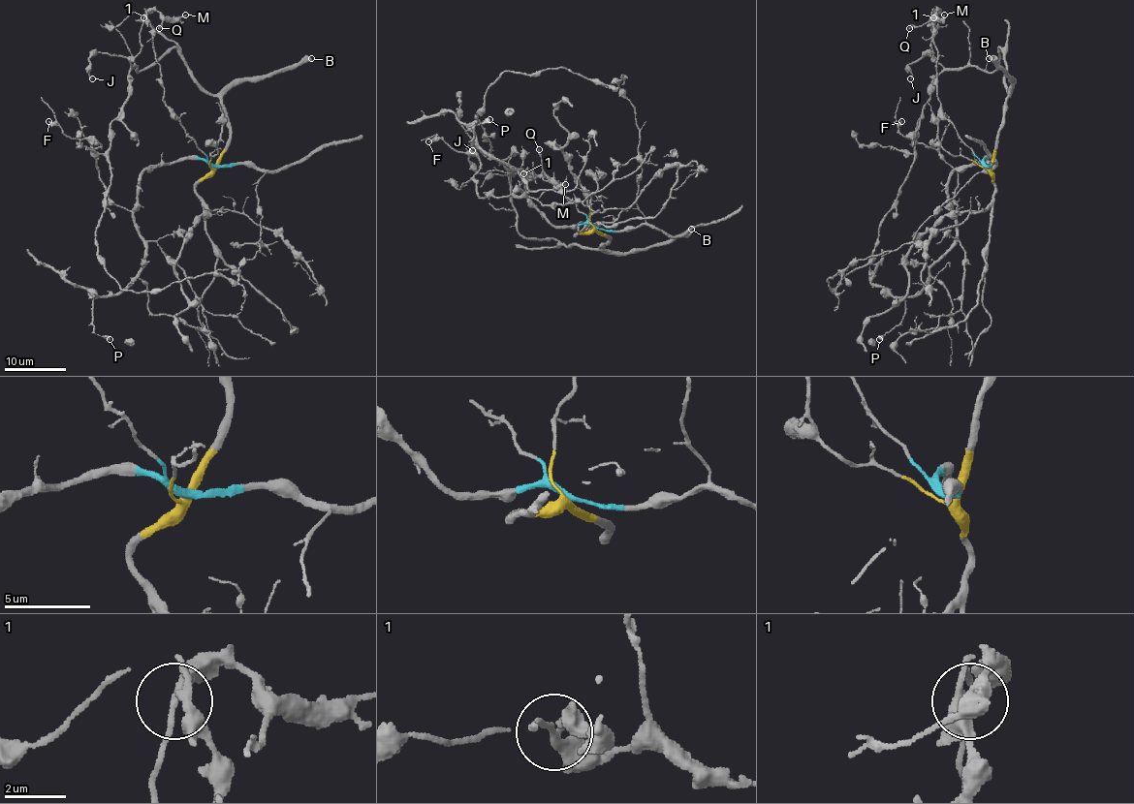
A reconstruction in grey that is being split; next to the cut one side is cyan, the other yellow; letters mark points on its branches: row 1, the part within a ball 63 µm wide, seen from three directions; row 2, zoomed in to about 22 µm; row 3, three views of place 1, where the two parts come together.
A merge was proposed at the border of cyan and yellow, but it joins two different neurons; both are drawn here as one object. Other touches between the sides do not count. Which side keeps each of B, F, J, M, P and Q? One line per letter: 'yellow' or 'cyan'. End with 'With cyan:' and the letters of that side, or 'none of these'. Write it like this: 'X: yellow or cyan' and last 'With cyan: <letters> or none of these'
B: yellow
F: cyan
J: yellow
M: yellow
P: cyan
Q: yellow
With cyan: F, P

